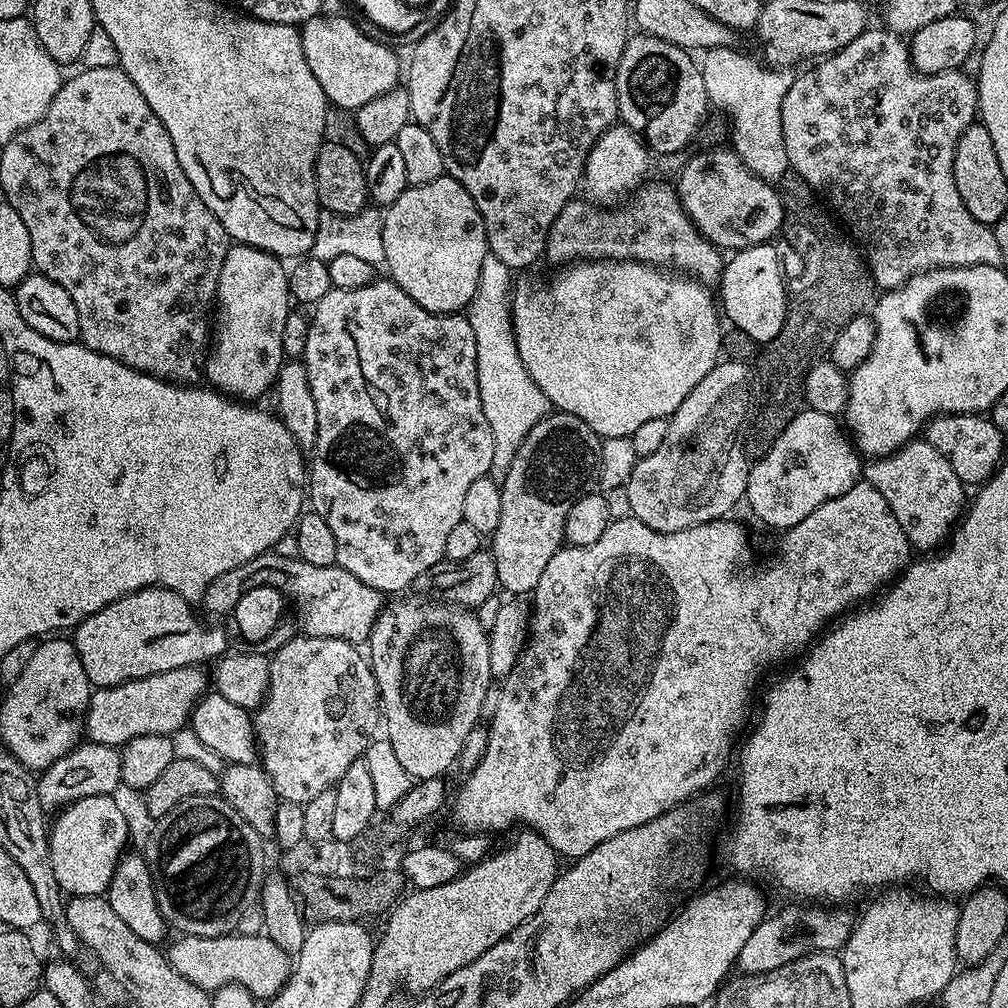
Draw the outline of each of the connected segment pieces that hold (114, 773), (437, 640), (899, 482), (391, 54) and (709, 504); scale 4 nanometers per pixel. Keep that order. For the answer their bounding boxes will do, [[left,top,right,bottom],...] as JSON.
[[36,742,121,814],[366,594,494,782],[862,438,966,554],[300,14,402,110],[627,360,754,532]]

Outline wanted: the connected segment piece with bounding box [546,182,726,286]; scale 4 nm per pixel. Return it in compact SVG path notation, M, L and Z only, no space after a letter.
M652 183L637 188L630 199L619 206L601 206L584 198L574 198L562 214L558 214L550 230L547 259L552 259L556 266L567 266L577 258L584 262L655 264L660 270L687 274L704 286L719 285L726 263L721 249L696 229L671 183Z

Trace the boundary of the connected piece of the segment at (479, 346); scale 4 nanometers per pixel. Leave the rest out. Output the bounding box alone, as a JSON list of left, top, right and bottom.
[466,256,550,482]

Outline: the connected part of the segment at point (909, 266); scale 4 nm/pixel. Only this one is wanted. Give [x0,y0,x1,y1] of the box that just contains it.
[782,26,1002,290]

